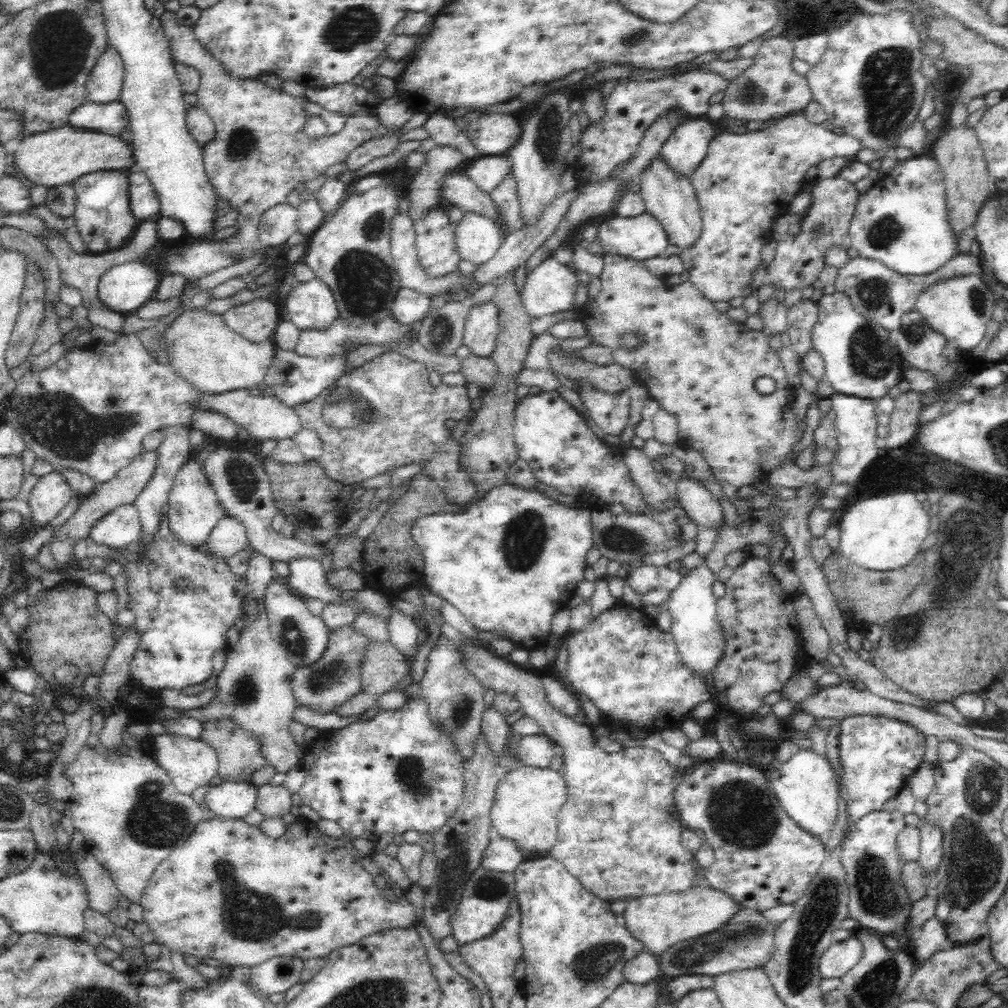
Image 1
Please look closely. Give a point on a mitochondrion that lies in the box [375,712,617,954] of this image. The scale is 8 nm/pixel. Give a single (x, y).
(454, 870)

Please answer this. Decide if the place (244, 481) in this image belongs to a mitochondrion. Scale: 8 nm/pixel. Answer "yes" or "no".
yes

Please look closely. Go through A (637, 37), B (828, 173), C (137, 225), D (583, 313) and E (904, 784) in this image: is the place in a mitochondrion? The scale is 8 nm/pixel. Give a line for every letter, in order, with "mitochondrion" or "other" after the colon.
A: mitochondrion
B: other
C: other
D: other
E: other

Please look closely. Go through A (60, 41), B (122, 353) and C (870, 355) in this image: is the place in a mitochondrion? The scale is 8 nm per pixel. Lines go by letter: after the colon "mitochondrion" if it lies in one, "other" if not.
A: mitochondrion
B: other
C: mitochondrion

